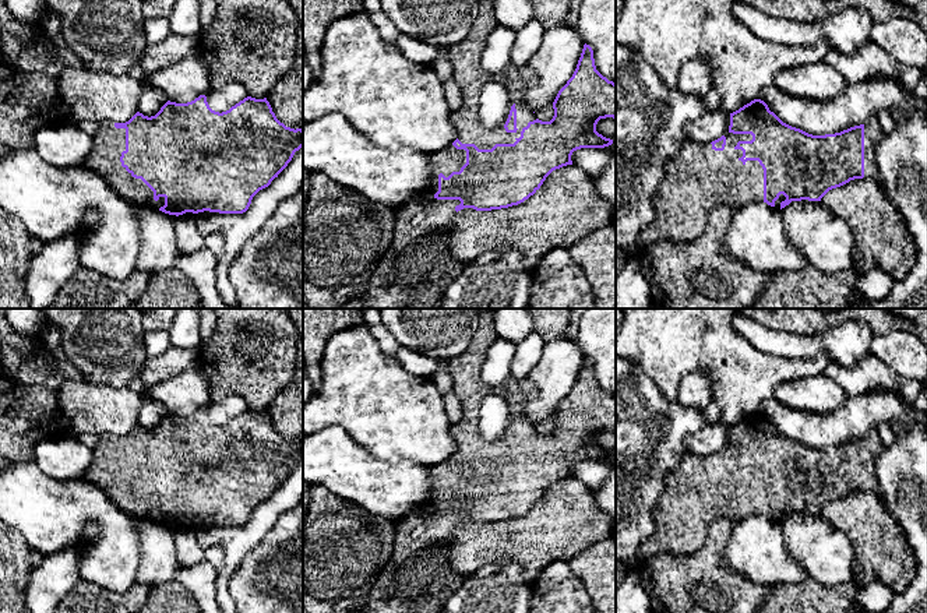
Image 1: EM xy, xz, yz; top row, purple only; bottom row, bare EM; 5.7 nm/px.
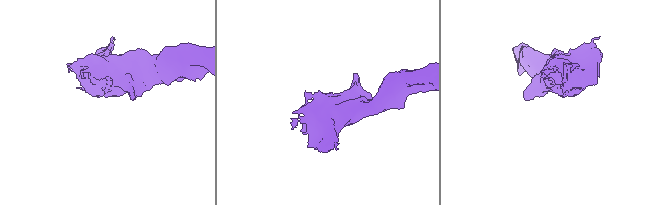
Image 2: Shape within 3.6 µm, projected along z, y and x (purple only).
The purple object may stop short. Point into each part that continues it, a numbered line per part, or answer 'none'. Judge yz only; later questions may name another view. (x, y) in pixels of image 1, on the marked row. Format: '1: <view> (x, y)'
1: yz (697, 179)

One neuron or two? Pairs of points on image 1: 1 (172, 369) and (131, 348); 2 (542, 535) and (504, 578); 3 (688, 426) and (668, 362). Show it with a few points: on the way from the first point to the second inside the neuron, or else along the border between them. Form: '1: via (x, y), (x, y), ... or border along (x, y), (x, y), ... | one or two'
1: border along (148, 356), (134, 384) | two
2: border along (483, 564), (517, 563), (522, 577), (531, 584) | two
3: border along (652, 379), (658, 390), (675, 402) | two

